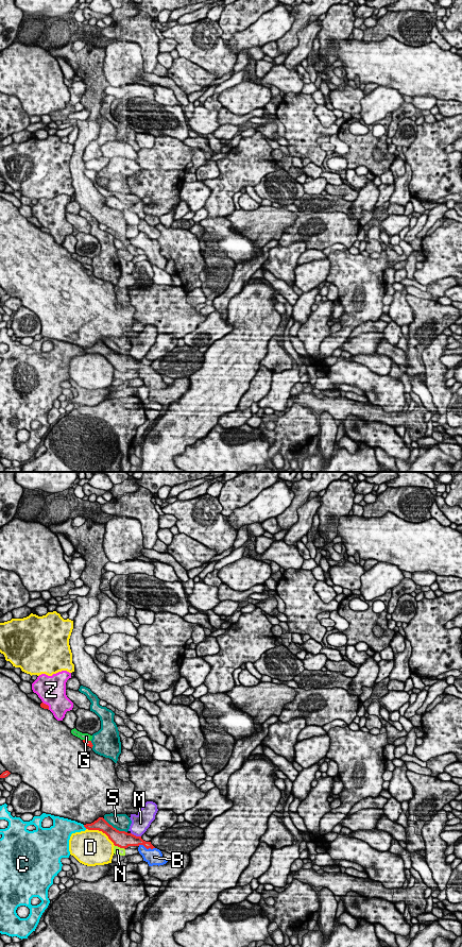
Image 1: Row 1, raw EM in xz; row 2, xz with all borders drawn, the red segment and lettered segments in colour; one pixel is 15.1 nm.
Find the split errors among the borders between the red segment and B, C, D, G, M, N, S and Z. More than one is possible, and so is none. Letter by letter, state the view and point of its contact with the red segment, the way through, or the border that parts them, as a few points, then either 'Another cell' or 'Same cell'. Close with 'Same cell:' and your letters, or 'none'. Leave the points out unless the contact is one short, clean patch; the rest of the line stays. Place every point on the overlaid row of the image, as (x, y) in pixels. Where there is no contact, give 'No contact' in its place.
B: Touches red at xz (147, 848). Path across: xz (133, 840), (138, 841), (147, 848), (154, 857). Same cell
C: Touches red at xz (85, 827). Another cell
D: Touches red at xz (101, 830). Another cell
G: Touches red at xz (87, 741). Another cell
M: Touches red at xz (135, 835). Boundary: xz (131, 832), (140, 836). Another cell
N: Touches red at xz (120, 847). Another cell
S: Touches red at xz (115, 828). Another cell
Z: Touches red at xz (47, 705). Another cell
Same cell: B

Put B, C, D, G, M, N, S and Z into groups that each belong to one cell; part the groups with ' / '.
B / C / D / G / M / N / S / Z

